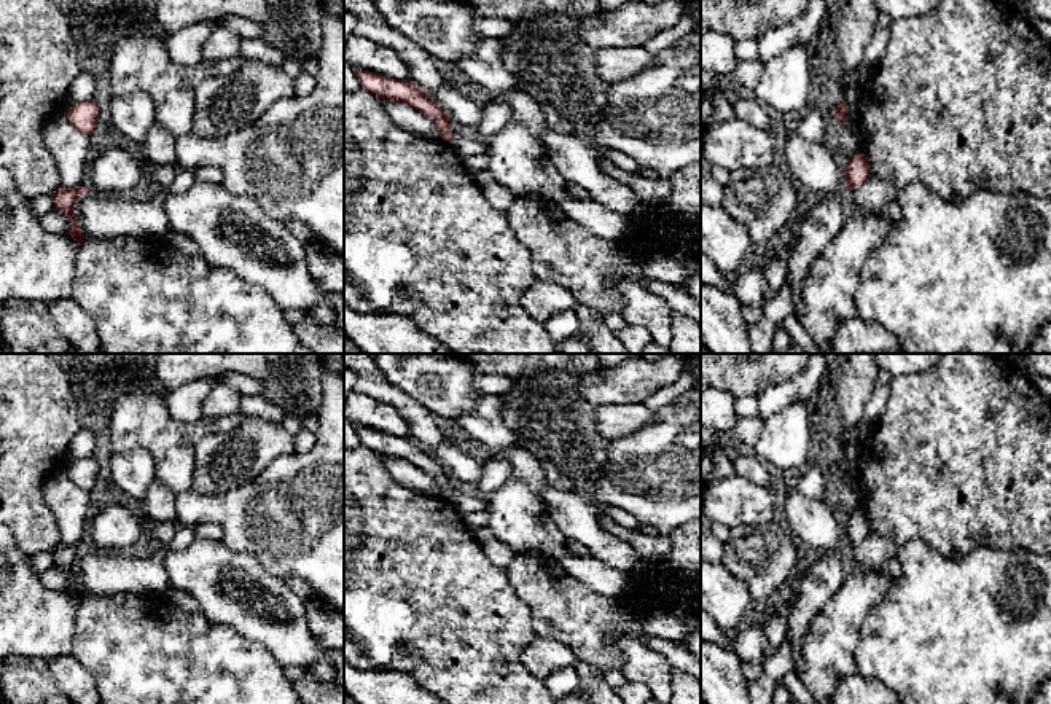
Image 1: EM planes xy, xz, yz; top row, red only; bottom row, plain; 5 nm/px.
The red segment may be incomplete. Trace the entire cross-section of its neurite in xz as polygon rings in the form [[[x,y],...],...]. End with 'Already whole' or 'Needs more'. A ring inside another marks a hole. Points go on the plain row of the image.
[[[368,427],[355,428],[363,446],[379,452],[381,456],[403,459],[432,475],[444,499],[449,499],[454,494],[449,481],[449,471],[411,436],[395,436]]]. Already whole

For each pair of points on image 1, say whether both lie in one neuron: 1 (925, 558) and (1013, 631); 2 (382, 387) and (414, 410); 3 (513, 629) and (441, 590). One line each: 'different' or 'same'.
1: same
2: same
3: same

